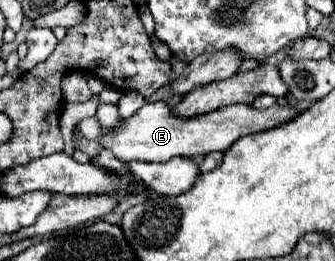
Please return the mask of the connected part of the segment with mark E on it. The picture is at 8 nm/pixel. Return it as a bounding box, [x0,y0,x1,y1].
[81,101,301,163]

